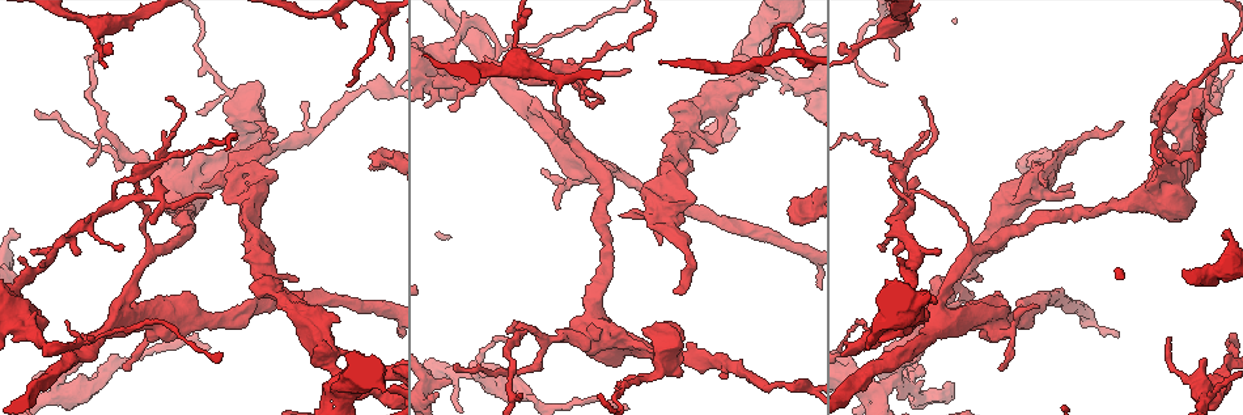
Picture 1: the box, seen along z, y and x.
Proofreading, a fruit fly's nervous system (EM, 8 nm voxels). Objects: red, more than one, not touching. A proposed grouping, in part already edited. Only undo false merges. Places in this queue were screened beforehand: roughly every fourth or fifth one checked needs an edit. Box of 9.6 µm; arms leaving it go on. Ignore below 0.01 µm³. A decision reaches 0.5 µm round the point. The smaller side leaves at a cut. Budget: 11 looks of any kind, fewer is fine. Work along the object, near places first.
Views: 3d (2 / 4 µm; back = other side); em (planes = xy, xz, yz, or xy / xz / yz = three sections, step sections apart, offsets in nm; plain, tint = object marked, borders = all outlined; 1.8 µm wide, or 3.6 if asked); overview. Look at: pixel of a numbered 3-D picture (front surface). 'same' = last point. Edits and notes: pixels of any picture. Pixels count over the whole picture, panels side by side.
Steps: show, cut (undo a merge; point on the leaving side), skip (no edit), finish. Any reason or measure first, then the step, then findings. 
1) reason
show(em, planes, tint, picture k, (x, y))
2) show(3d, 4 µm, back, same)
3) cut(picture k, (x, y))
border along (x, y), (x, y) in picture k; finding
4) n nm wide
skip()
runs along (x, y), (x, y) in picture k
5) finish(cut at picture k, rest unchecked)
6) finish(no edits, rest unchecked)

calibre changes
show(em, planes, tint, picture 1, (9, 285))

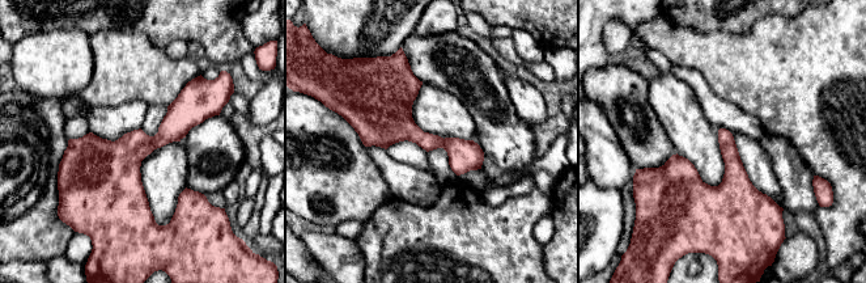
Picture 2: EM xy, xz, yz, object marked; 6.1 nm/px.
skip()
all the same neuron

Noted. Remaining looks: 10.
sudden change in width
show(em, planes, tint, picture 1, (1043, 189))

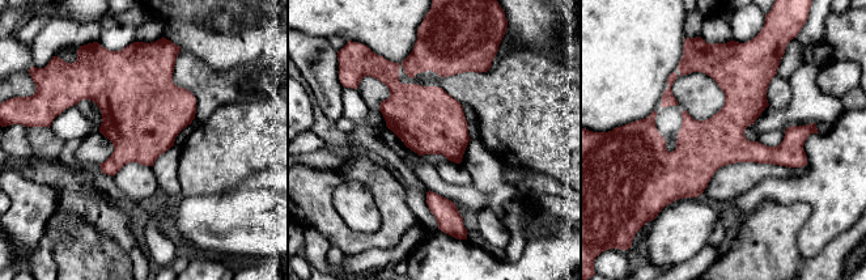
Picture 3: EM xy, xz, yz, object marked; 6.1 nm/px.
skip()
runs along (721, 58), (733, 119), (676, 195) in picture 3; all the same neuron

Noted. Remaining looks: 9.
thin neck
show(3d, 2 µm, picture 1, (786, 82))

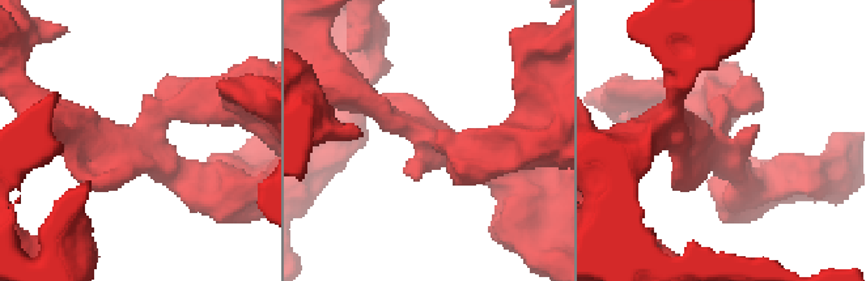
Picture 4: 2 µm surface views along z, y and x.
3 arms; arms of 260, 260, 300 nm
show(em, 3.6 µm, planes, tint, picture 4, (131, 143))

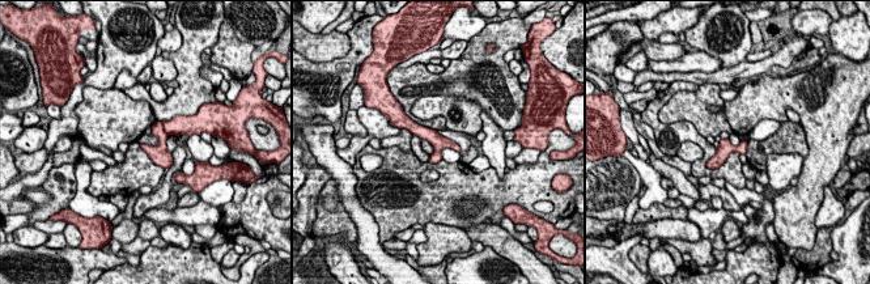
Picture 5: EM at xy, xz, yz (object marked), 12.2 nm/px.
cut(picture 5, (182, 124))
border along (161, 122), (162, 130), (168, 135) in picture 5; two neurons meet here

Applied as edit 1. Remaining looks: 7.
show(3d, 4 µm, picture 1, (381, 21))

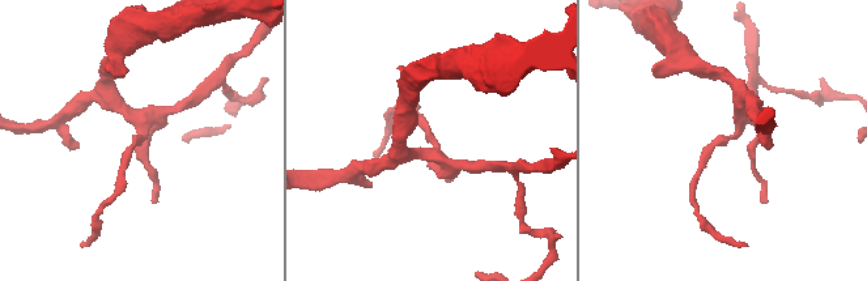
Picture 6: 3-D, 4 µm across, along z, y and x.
show(em, planes, plain, picture 6, (435, 150))

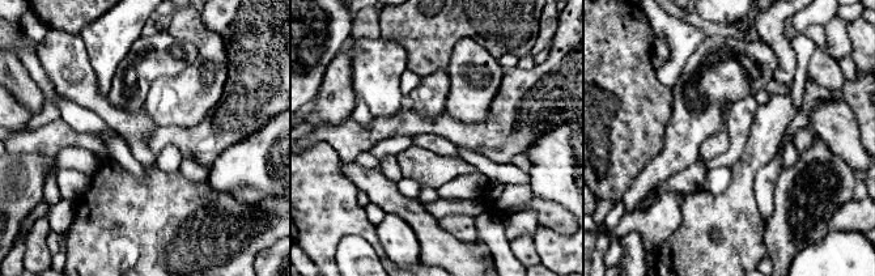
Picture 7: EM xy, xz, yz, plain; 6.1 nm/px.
show(em, planes, tint, same)

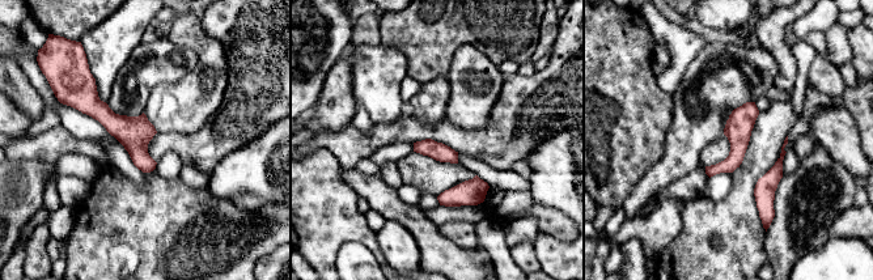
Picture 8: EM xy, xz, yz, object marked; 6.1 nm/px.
110 nm wide
skip()
runs along (77, 102), (100, 110), (152, 165) in picture 8; all the same neuron

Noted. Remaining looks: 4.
finish(cut at picture 5, rest unchecked)

